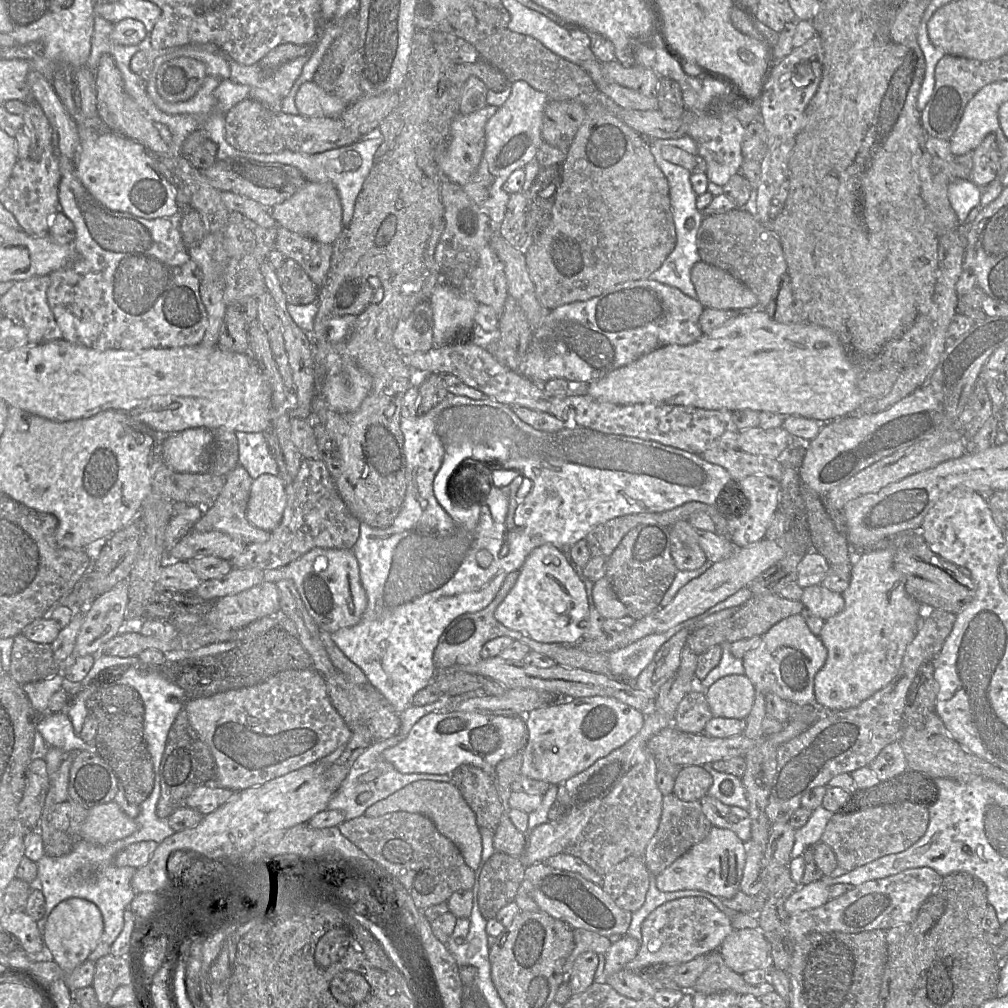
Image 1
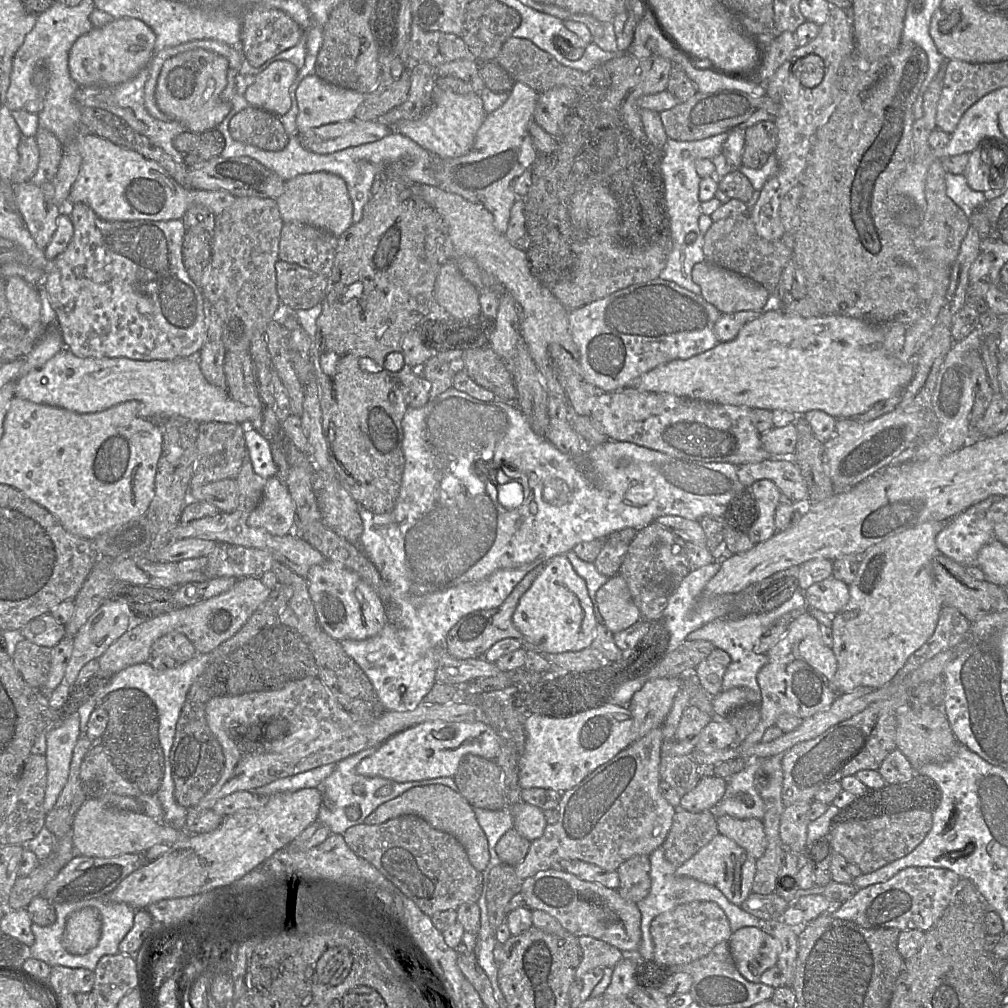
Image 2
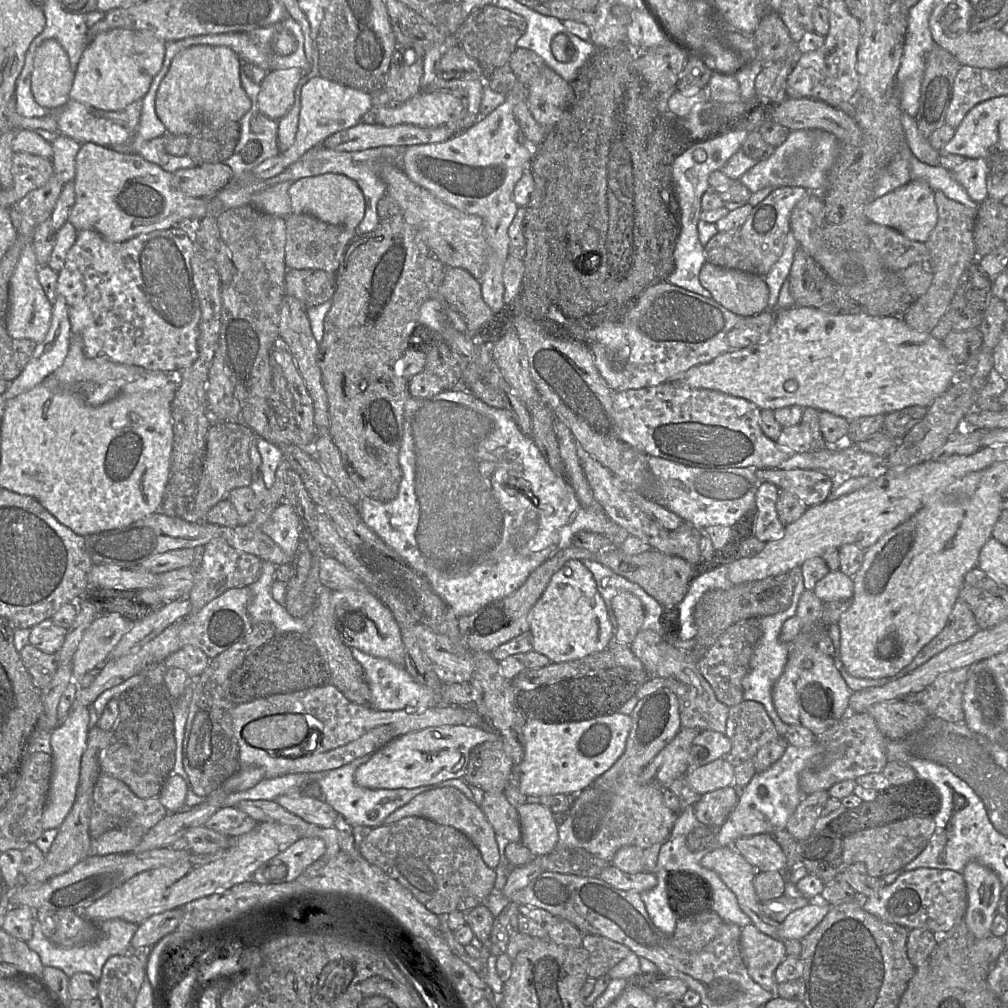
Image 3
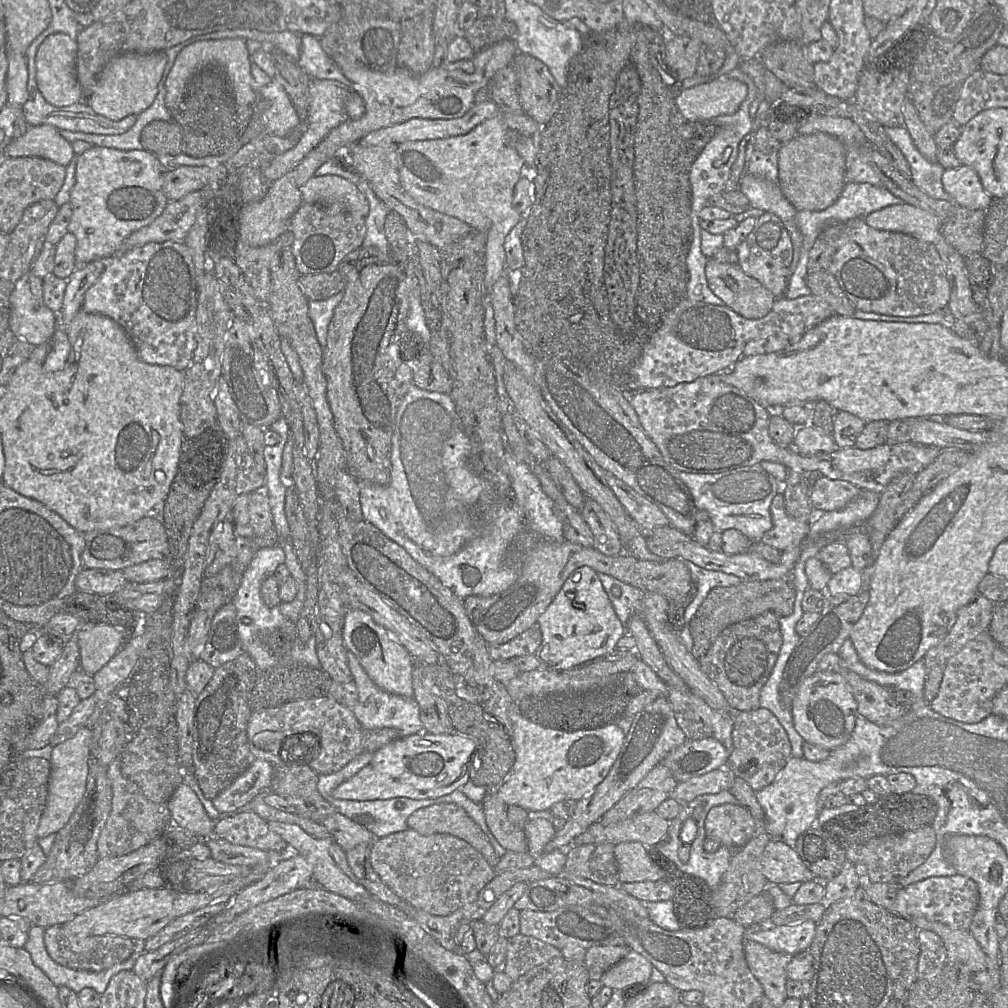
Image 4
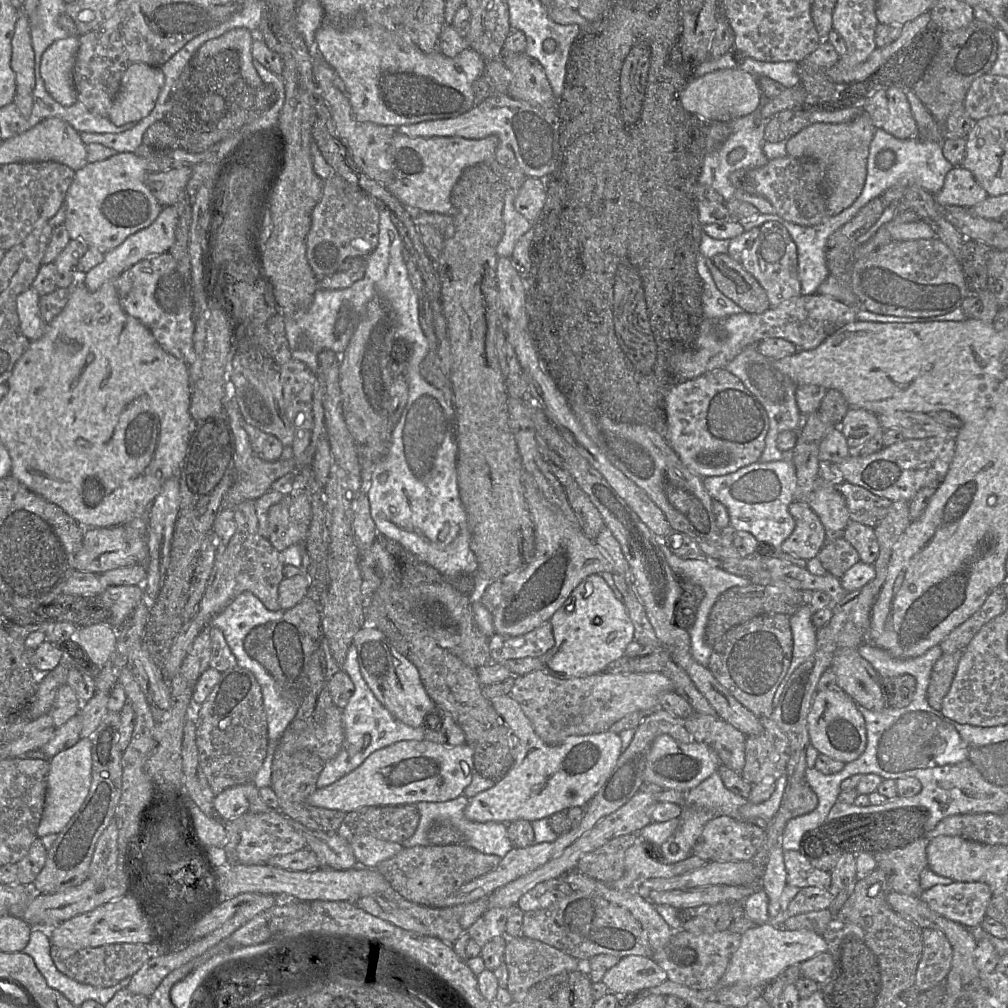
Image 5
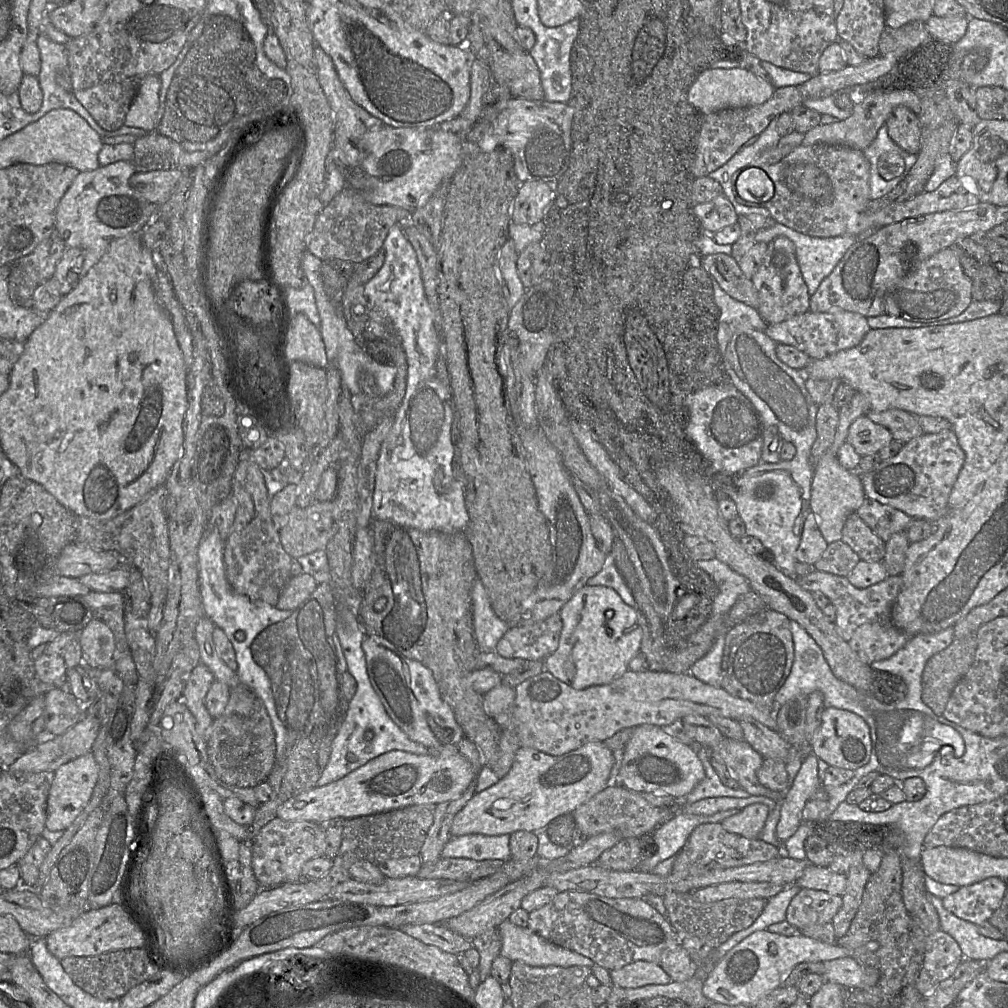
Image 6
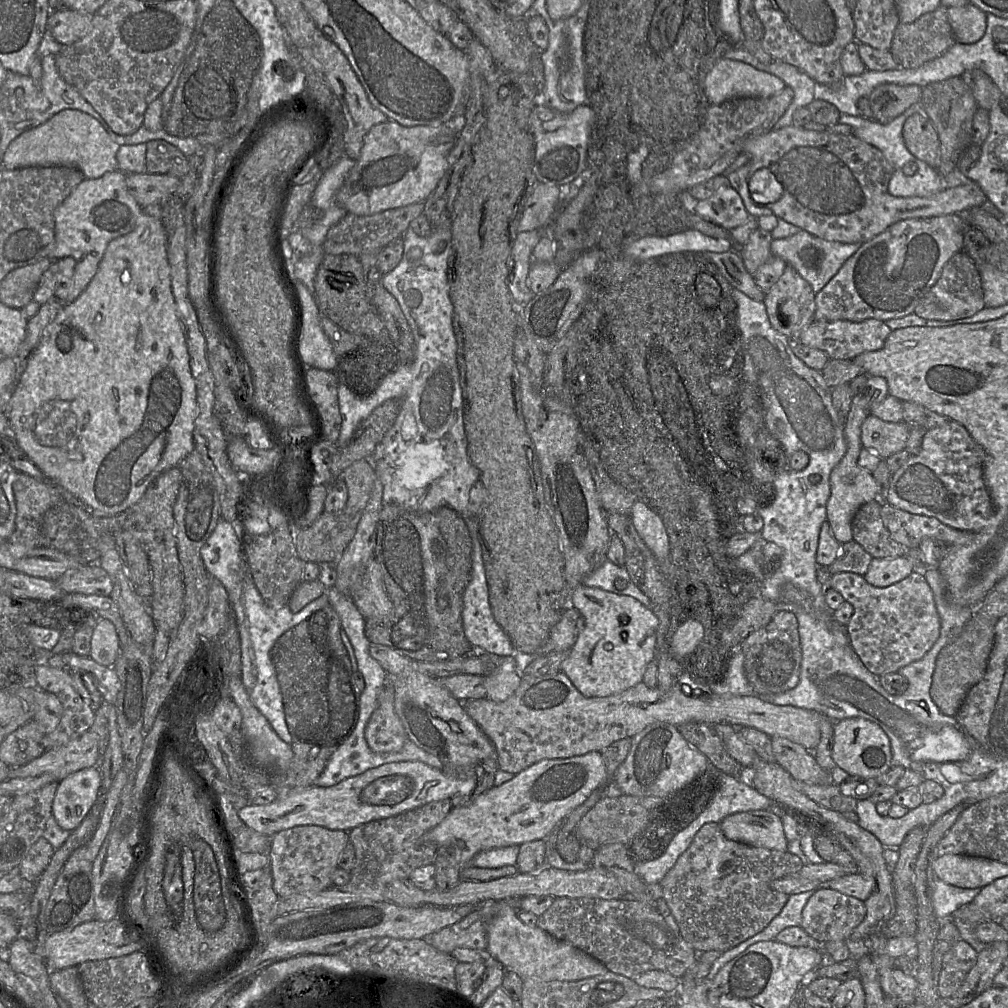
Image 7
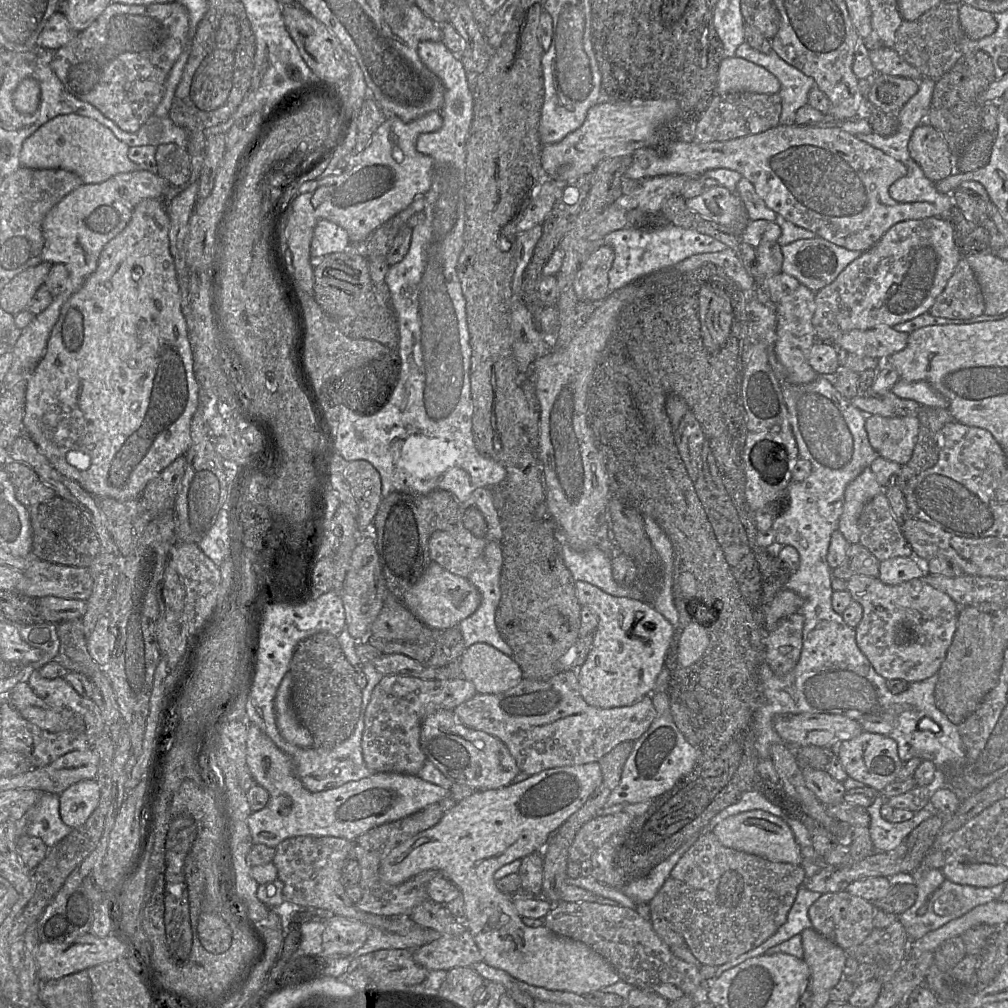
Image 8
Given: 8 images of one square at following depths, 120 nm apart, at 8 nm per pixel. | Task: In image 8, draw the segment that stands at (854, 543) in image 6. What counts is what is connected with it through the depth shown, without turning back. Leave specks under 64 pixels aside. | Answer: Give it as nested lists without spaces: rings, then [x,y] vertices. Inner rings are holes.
[[[884,492],[864,507],[858,519],[858,528],[859,543],[879,561],[909,557],[913,552]]]

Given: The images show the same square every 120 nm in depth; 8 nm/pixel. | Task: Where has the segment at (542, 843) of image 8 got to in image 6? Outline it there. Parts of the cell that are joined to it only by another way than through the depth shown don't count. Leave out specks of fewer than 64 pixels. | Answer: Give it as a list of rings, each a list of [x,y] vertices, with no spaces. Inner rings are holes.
[[[599,741],[589,742],[560,756],[552,756],[532,748],[522,747],[516,752],[510,771],[493,786],[476,793],[455,815],[451,824],[451,836],[511,835],[521,830],[534,832],[546,829],[553,819],[564,814],[572,814],[576,808],[604,790],[607,787],[613,764],[613,752],[604,742]],[[508,919],[498,928],[502,938],[501,955],[511,961],[521,961],[530,966],[586,966],[595,962],[575,951],[558,946],[539,936],[528,927],[520,927]]]

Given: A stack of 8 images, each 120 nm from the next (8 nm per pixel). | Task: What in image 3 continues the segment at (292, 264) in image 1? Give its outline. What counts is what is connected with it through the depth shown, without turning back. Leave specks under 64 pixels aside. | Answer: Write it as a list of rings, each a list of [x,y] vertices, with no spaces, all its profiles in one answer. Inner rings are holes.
[[[287,269],[284,278],[285,294],[298,299],[305,308],[331,300],[336,290],[333,272],[313,269]]]

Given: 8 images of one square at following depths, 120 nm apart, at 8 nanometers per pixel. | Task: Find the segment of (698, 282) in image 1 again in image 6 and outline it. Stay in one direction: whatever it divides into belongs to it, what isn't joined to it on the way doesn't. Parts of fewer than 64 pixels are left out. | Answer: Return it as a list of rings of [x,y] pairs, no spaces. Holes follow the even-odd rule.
[[[713,253],[704,256],[704,265],[721,289],[730,297],[752,308],[758,308],[758,292],[737,260],[729,254]]]

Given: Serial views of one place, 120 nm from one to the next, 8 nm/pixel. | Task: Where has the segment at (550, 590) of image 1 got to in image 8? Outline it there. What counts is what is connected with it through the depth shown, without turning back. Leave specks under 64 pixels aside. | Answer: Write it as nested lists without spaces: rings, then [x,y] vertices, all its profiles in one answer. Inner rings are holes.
[[[576,581],[575,593],[580,605],[592,608],[599,618],[597,629],[593,633],[592,648],[584,664],[576,671],[582,698],[591,706],[606,709],[630,706],[645,696],[651,696],[657,677],[664,667],[674,626],[644,601],[612,596],[588,582]]]

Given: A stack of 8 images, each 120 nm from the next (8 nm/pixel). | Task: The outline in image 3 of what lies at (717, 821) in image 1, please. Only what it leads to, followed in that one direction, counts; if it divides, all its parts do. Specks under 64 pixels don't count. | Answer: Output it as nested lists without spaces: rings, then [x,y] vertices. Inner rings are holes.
[[[769,833],[739,838],[734,842],[733,848],[757,872],[786,870],[786,856]]]

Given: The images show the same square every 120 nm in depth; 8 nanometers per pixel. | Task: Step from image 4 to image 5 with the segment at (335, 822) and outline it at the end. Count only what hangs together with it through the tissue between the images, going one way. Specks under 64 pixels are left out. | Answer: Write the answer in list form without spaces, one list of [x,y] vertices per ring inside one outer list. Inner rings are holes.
[[[371,835],[354,837],[350,842],[358,866],[376,868],[377,865],[398,854],[404,847],[400,843],[381,840]]]

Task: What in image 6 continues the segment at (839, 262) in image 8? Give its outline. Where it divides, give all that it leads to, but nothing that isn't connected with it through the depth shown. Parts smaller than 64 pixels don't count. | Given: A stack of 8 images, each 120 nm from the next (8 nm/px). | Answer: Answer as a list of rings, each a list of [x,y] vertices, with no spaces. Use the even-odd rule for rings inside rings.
[[[776,222],[776,224],[770,228],[764,226],[761,229],[758,229],[755,236],[755,241],[763,244],[768,244],[777,236],[785,236],[794,243],[799,268],[802,277],[807,285],[810,296],[817,290],[822,280],[832,272],[846,251],[856,242],[855,235],[814,237],[796,231],[778,222]]]

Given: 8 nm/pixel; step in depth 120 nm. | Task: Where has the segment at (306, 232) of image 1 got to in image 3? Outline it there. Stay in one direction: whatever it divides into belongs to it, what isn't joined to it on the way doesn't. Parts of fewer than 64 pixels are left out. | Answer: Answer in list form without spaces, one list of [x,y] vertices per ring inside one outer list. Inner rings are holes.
[[[324,173],[293,181],[289,188],[292,213],[308,213],[319,220],[356,229],[365,214],[365,198],[357,183],[343,174]]]

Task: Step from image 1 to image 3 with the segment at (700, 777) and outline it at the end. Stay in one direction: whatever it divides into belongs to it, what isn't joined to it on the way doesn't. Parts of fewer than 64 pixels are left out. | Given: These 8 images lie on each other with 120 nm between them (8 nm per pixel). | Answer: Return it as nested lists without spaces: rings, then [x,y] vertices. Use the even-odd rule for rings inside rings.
[[[727,786],[701,795],[694,805],[696,818],[704,825],[717,830],[738,802],[737,793]]]

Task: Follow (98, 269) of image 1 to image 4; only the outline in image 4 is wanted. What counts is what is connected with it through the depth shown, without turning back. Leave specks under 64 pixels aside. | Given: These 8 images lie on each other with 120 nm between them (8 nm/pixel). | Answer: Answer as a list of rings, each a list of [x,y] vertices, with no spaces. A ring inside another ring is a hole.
[[[166,241],[147,243],[113,256],[97,281],[86,291],[81,310],[107,316],[118,323],[143,362],[185,371],[192,362],[196,348],[197,305],[196,271],[190,250],[184,241]]]

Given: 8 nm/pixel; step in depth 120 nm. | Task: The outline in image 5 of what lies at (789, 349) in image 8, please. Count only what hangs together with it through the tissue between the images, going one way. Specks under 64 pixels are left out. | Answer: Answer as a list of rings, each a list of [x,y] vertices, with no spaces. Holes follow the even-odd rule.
[[[767,221],[760,227],[759,236],[752,247],[743,253],[740,263],[765,290],[772,308],[802,295],[797,259],[796,244],[786,228],[777,221]]]

